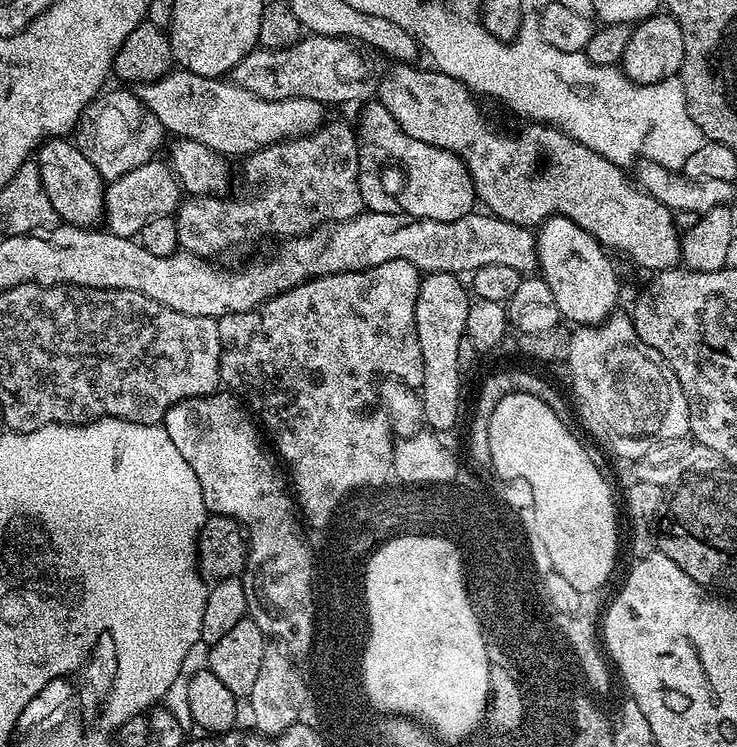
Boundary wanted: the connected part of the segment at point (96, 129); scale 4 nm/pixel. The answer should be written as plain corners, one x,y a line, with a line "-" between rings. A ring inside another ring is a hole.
132,90
124,91
128,92
105,91
93,100
86,113
89,124
81,123
78,128
81,138
88,140
82,144
86,158
94,164
94,169
98,170
98,174
106,182
122,178
122,174
130,174
130,170
148,163
157,155
160,143
166,138
162,122
158,122
153,112
140,110
136,116
137,93

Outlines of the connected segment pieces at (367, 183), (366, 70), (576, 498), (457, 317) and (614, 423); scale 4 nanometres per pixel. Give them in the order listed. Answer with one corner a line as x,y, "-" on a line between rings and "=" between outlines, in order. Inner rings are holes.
368,102
361,108
364,109
358,123
360,193
367,211
394,212
399,209
401,213
421,220
457,220
473,211
476,190
463,160
456,153
435,148
433,144
406,134
384,104
-
395,164
405,176
404,189
397,200
384,189
384,180
380,177
384,168
392,168
=
305,35
297,44
283,50
257,47
247,52
230,73
231,83
244,88
263,100
289,100
290,98
306,98
317,100
325,106
331,104
352,104
355,100
368,102
377,95
382,79
382,68
371,64
353,41
343,36
313,36
=
512,392
498,402
497,408
490,418
489,424
489,442
490,454
493,456
491,467
496,470
500,476
505,476
508,480
525,480
528,488
532,491
532,508
536,511
536,524
534,531
542,538
547,552
552,552
552,560
557,560
560,564
560,572
563,576
568,576
568,580
572,587
579,586
588,590
591,594
597,591
597,588
603,586
608,580
608,575
612,572
612,567
616,564
616,504
612,501
612,488
608,485
606,477
600,473
600,468
594,461
588,457
588,452
582,445
576,441
576,436
572,432
568,432
568,428
562,421
556,417
557,409
541,400
537,396
531,396
528,393
=
434,272
425,275
420,286
420,298
416,303
416,329
418,330
418,342
422,346
422,362
424,363
423,419
429,429
440,434
450,431
460,416
460,379
462,379
462,373
458,366
458,342
466,339
464,327
466,326
470,296
466,288
466,293
464,293
463,286
456,280
459,279
451,272
=
613,314
595,326
580,326
569,335
567,362
572,371
570,392
576,395
576,408
588,432
600,444
605,444
616,456
647,457
653,448
689,435
688,399
671,368
649,348
636,333
631,315

